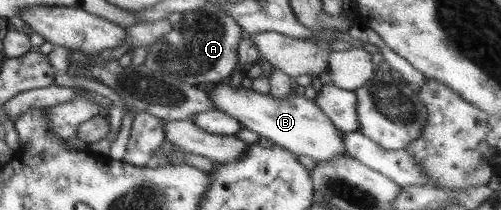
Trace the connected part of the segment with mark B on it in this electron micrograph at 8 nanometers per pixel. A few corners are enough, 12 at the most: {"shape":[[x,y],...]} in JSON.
{"shape":[[227,82],[217,111],[316,161],[348,156],[315,101],[277,100]]}

